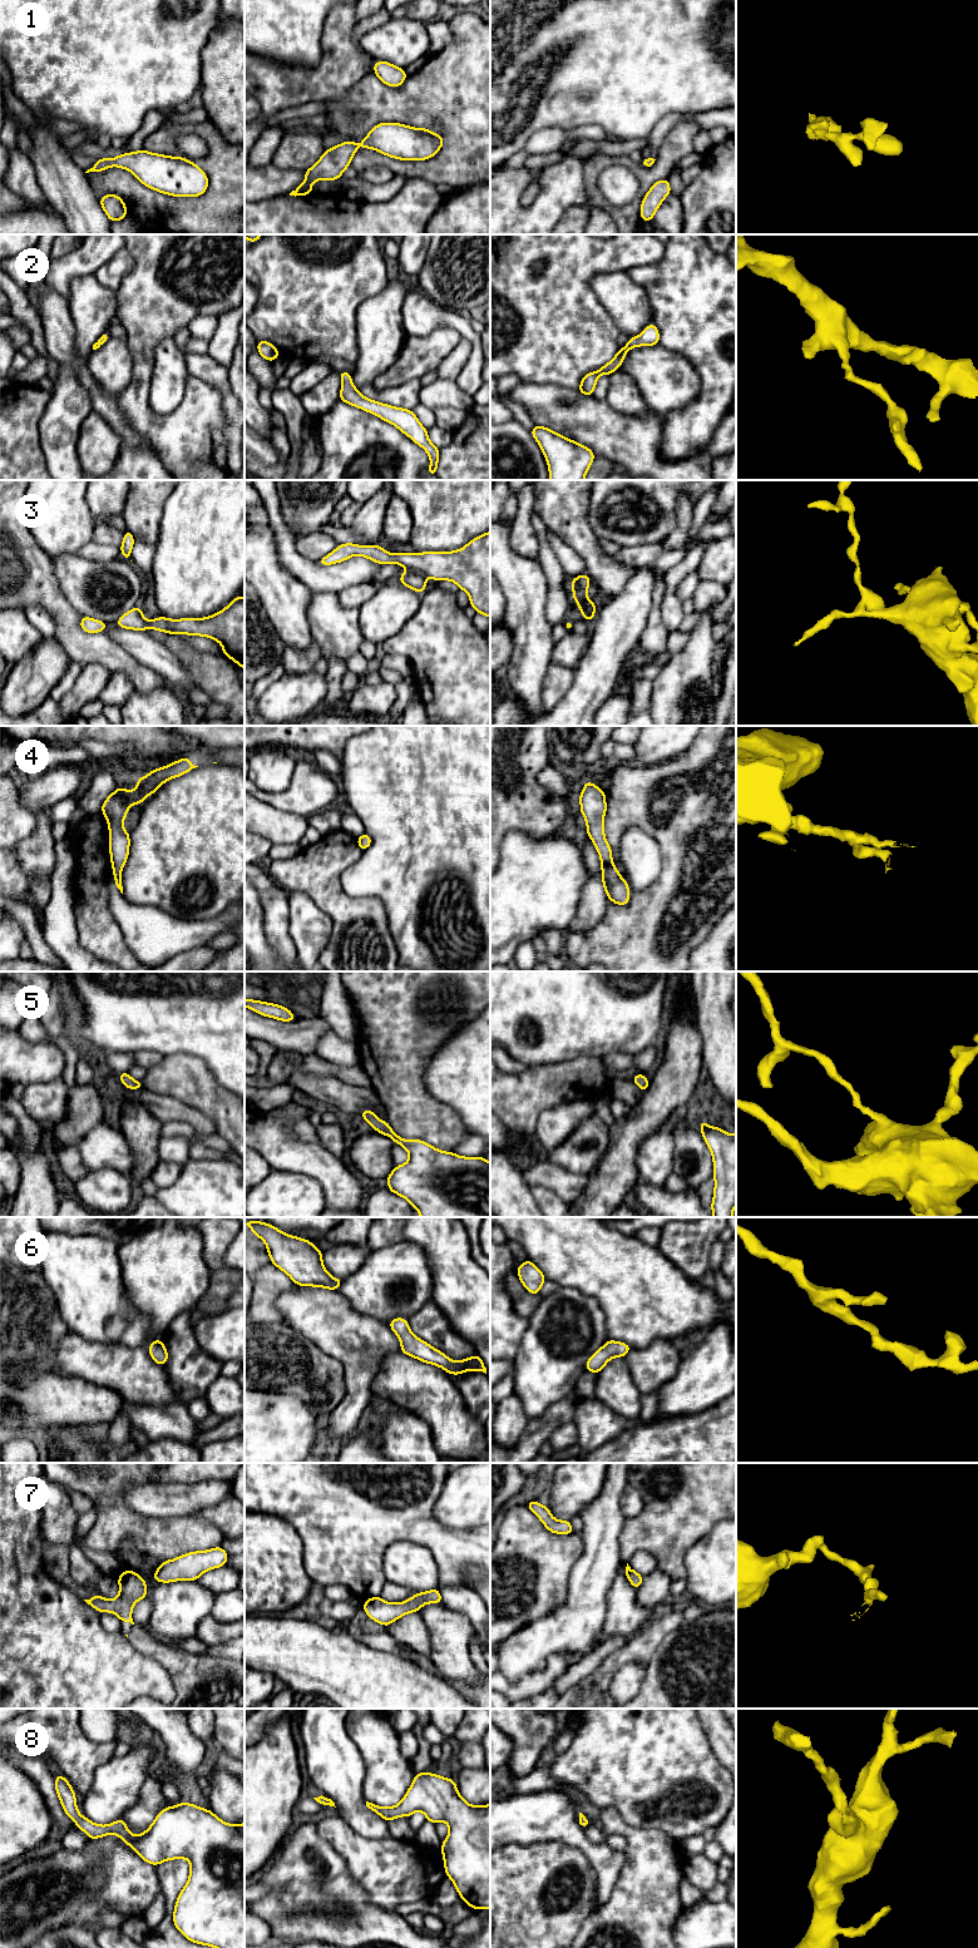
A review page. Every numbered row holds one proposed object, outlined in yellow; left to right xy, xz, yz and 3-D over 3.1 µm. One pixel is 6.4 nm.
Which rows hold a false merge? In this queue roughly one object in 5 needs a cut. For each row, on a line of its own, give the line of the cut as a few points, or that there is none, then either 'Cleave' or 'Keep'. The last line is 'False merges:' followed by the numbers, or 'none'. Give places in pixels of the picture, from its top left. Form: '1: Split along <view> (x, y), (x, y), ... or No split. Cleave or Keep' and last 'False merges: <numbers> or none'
1: No split. Keep
2: No split. Keep
3: No split. Keep
4: No split. Keep
5: No split. Keep
6: No split. Keep
7: No split. Keep
8: No split. Keep
False merges: none

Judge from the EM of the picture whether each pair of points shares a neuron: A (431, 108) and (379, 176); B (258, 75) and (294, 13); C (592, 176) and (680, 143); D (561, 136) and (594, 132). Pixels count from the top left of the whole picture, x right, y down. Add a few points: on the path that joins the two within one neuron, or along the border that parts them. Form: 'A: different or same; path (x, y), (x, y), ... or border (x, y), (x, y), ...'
A: different; border (395, 173), (383, 167), (370, 167), (359, 174)
B: different; border (257, 55), (276, 63), (297, 67)
C: same; path (613, 161), (625, 161), (640, 171), (658, 166)
D: same; path (569, 136), (586, 133)

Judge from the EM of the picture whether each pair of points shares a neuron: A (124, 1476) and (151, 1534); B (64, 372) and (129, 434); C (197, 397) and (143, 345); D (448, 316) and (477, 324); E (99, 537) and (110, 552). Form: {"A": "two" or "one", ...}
{"A": "one", "B": "two", "C": "one", "D": "two", "E": "two"}

